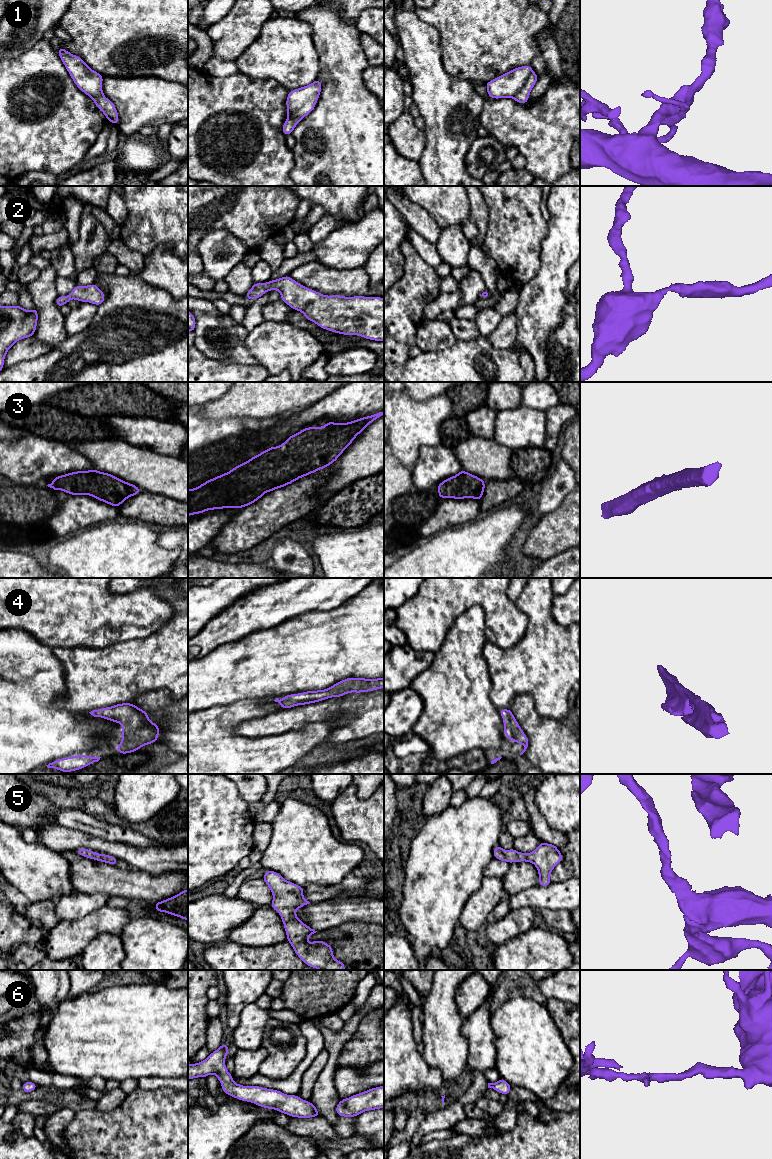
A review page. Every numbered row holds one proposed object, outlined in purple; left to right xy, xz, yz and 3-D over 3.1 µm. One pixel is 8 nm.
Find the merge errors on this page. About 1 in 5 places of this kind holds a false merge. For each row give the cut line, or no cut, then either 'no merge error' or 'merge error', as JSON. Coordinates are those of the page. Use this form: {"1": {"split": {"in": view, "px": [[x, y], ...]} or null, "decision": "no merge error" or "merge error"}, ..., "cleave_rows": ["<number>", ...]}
{"1": {"split": {"in": "yz", "px": [[532, 71], [525, 84], [512, 97]]}, "decision": "merge error"}, "2": {"split": null, "decision": "no merge error"}, "3": {"split": null, "decision": "no merge error"}, "4": {"split": null, "decision": "no merge error"}, "5": {"split": null, "decision": "no merge error"}, "6": {"split": null, "decision": "no merge error"}, "cleave_rows": ["1"]}

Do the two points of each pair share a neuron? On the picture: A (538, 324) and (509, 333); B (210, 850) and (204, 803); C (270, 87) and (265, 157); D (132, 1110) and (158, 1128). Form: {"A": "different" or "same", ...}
{"A": "different", "B": "same", "C": "same", "D": "same"}

